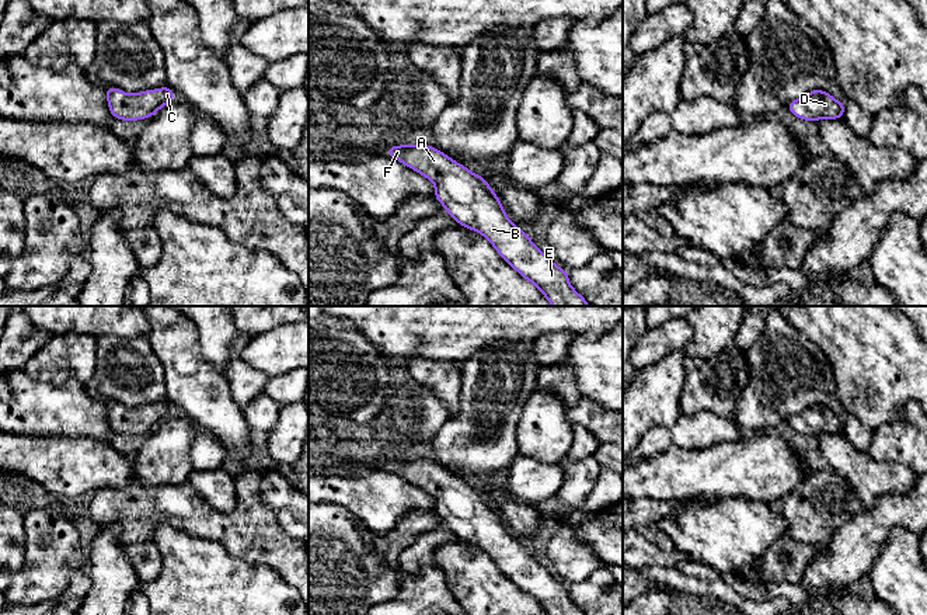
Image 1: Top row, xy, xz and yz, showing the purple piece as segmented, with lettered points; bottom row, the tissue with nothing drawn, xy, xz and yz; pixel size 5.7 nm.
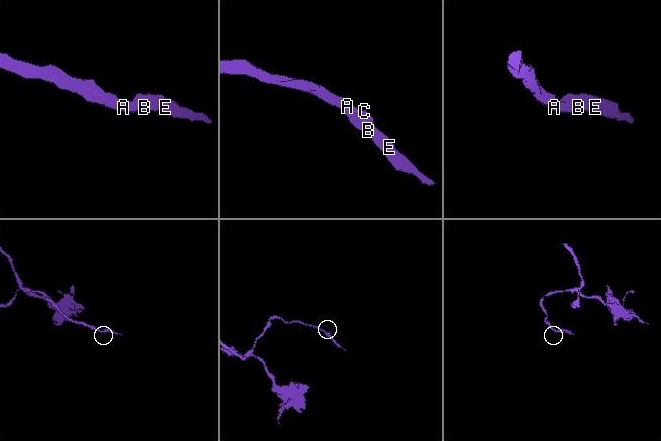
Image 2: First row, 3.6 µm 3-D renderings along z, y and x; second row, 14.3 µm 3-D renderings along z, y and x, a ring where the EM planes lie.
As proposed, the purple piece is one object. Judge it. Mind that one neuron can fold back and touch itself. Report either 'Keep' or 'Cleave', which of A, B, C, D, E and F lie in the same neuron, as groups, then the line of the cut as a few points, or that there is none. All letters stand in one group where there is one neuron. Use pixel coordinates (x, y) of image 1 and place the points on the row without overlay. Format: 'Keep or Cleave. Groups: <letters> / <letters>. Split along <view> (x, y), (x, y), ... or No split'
Keep. Groups: A B C D E F. No split

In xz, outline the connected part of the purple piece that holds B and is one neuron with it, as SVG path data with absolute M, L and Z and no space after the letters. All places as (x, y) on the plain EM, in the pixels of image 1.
M428 459L390 461L386 469L435 498L435 512L461 541L480 546L548 615L585 615L557 581L505 528L485 493Z

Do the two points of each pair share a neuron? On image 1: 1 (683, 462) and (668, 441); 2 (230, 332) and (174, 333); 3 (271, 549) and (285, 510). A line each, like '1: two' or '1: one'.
1: two
2: two
3: two

